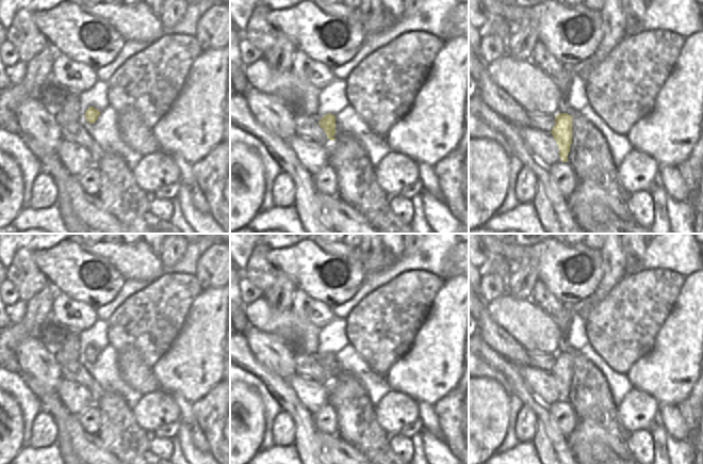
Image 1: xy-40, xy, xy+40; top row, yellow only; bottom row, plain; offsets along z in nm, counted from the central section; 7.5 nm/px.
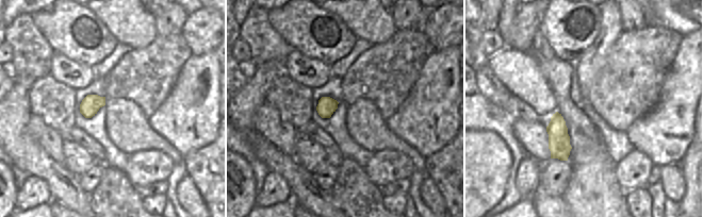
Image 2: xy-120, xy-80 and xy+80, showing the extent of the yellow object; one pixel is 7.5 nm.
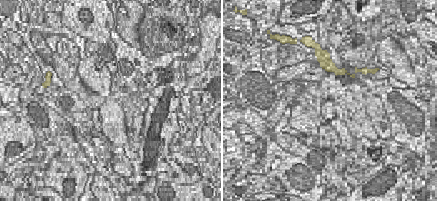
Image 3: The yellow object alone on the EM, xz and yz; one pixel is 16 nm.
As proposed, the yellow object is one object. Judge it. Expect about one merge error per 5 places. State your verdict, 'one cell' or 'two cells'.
one cell

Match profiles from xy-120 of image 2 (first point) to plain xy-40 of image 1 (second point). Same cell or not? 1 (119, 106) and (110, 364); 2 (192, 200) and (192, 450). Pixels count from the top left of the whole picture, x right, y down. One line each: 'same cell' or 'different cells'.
1: different cells
2: different cells

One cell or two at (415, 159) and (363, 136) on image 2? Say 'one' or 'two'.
one

